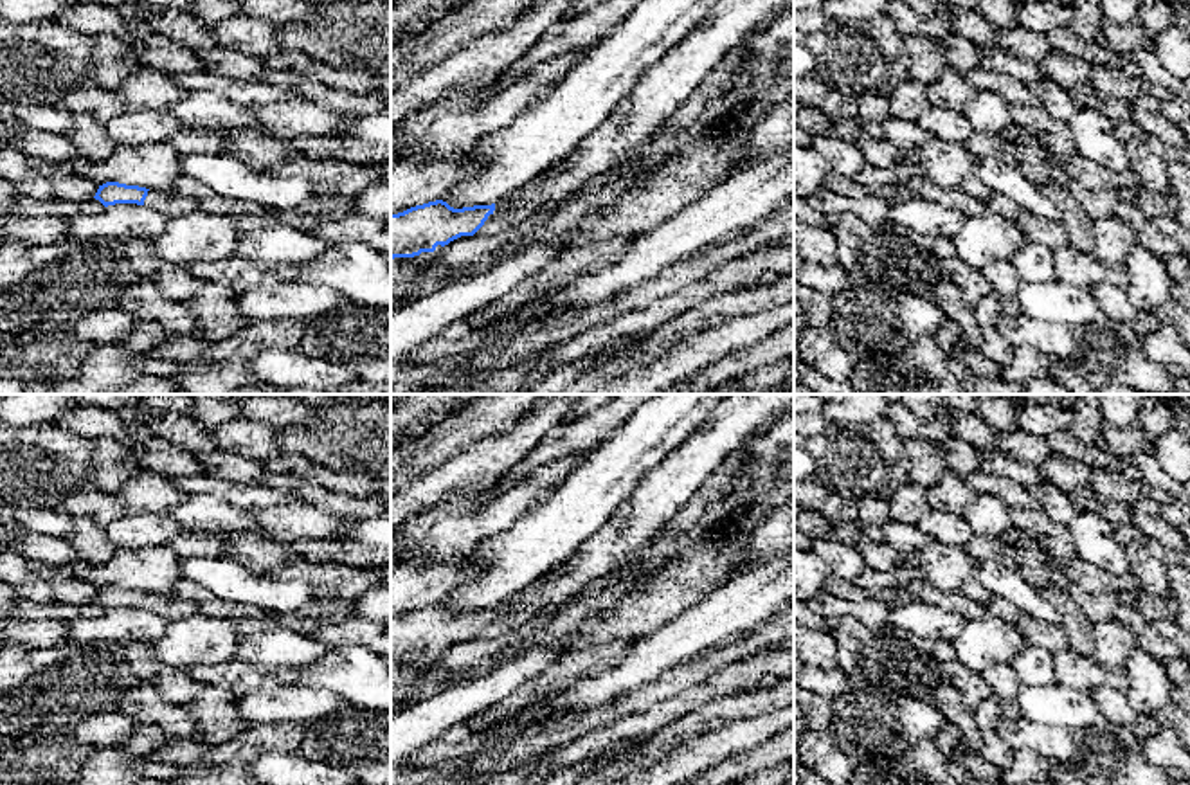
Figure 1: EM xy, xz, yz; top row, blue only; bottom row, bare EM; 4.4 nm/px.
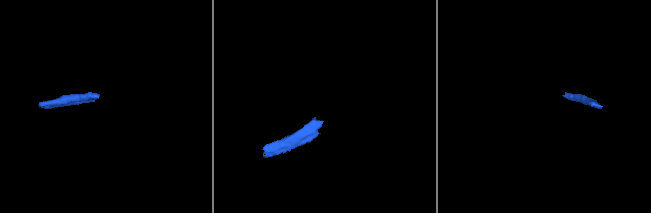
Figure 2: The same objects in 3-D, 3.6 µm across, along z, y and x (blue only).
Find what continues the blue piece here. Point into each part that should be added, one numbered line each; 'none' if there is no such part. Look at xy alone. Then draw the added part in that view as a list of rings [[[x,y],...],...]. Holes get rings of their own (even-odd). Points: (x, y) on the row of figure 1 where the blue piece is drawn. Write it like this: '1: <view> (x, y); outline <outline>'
1: xy (170, 204); outline [[[158,189],[148,191],[144,205],[149,209],[155,209],[157,212],[167,218],[175,218],[175,216],[200,209],[196,200],[189,196],[169,193],[169,191],[158,191]]]

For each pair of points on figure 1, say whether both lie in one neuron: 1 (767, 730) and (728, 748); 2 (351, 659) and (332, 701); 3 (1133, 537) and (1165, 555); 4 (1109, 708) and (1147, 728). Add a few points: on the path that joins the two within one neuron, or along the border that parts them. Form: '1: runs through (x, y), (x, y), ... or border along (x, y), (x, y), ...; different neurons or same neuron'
1: runs through (758, 730), (737, 739); same neuron
2: border along (296, 681), (323, 686), (346, 703); different neurons
3: runs through (1140, 541), (1158, 550); same neuron
4: runs through (1118, 710), (1138, 722); same neuron

